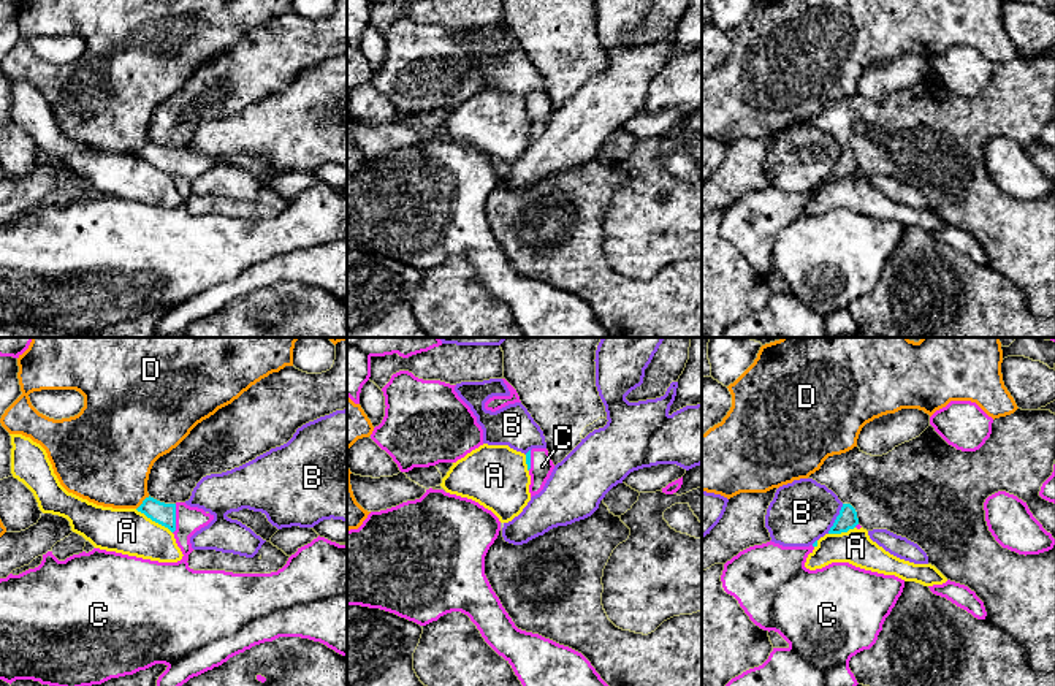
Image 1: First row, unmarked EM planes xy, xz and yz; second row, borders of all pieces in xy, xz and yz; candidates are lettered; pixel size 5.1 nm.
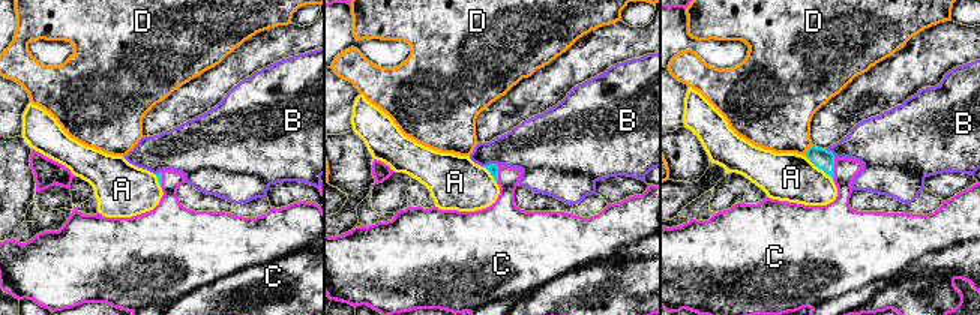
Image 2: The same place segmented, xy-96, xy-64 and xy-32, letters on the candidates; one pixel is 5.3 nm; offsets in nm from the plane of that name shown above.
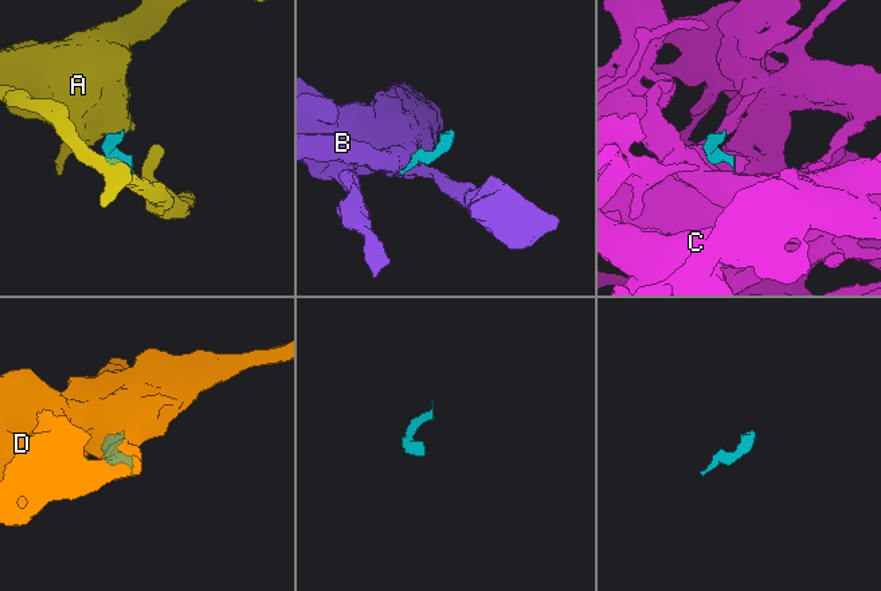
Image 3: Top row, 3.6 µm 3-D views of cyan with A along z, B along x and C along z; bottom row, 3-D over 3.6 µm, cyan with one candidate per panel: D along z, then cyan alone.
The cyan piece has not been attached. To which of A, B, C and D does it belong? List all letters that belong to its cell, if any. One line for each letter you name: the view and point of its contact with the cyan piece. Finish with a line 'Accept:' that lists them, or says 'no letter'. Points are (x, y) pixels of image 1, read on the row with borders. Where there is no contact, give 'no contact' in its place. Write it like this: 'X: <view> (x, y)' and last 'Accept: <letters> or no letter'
C: xy (175, 518)
Accept: C

